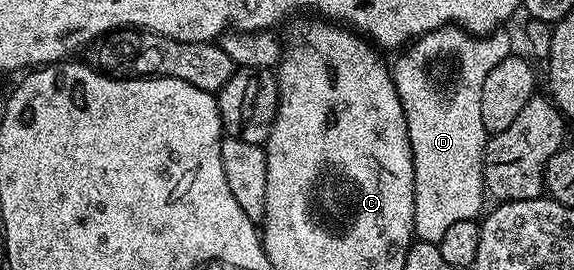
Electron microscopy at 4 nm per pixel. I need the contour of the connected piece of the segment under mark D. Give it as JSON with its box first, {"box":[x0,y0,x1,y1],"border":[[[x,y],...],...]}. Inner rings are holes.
{"box":[392,24,510,243],"border":[[[452,24],[416,38],[398,56],[402,57],[397,62],[392,62],[395,91],[403,107],[407,139],[411,143],[413,156],[413,231],[422,241],[440,243],[443,234],[455,223],[477,221],[482,216],[481,204],[487,201],[483,172],[487,140],[487,130],[483,127],[483,79],[491,75],[491,67],[503,63],[503,59],[510,55],[508,32],[494,31],[488,35],[474,36]],[[436,61],[453,61],[454,67],[457,68],[446,93],[433,82],[433,77],[429,74],[429,65],[435,64]]]}

